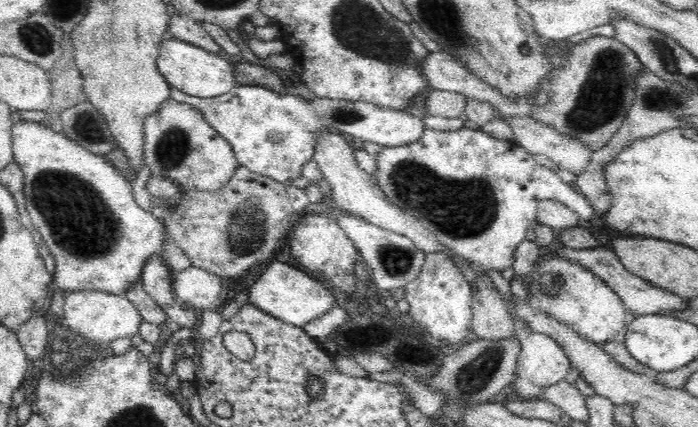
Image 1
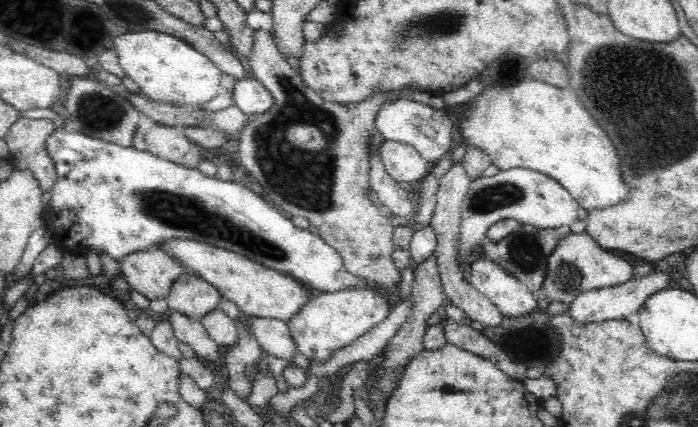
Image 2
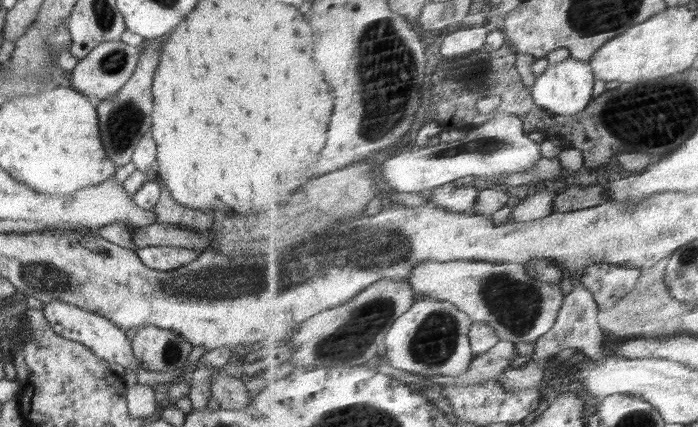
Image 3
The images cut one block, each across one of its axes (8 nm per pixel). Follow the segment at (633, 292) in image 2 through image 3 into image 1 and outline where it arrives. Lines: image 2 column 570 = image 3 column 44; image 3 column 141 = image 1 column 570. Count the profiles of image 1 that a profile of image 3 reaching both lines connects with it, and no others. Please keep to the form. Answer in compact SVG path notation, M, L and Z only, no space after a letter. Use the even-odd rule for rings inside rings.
M527 332L525 335L521 335L521 354L517 361L516 377L510 384L516 394L516 400L544 399L541 392L545 386L564 380L568 376L570 368L571 361L558 342L555 342L548 334Z

